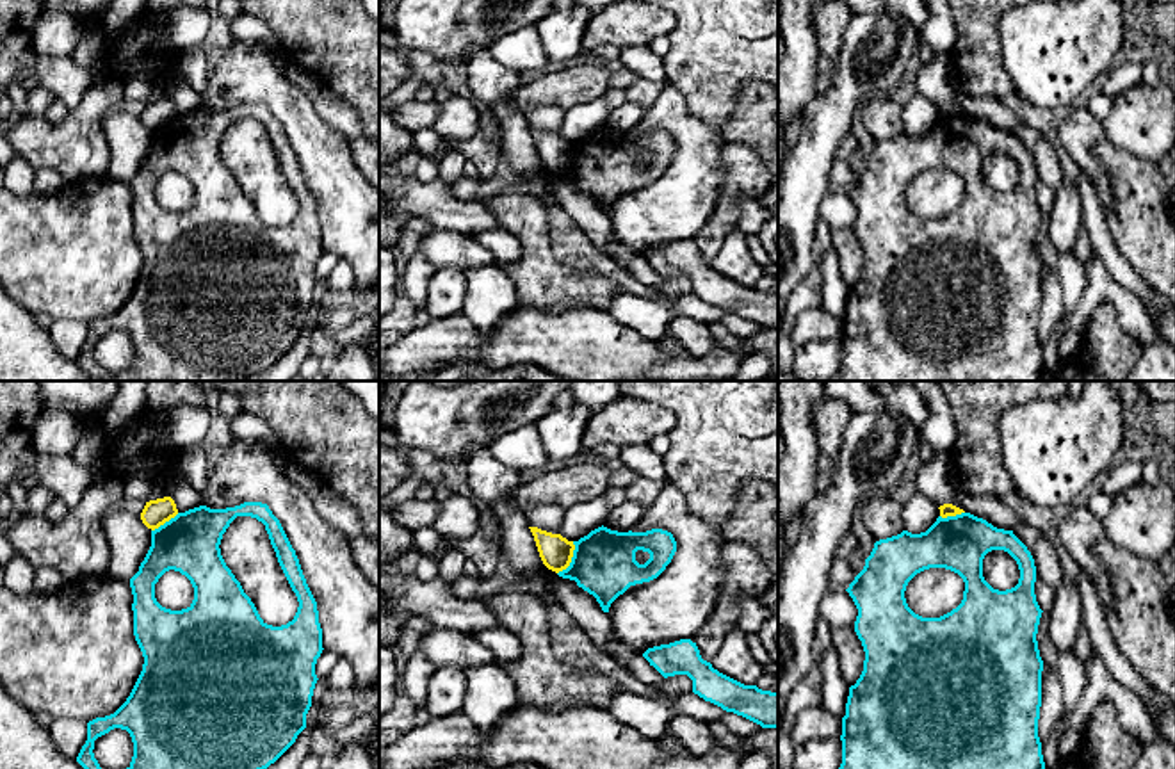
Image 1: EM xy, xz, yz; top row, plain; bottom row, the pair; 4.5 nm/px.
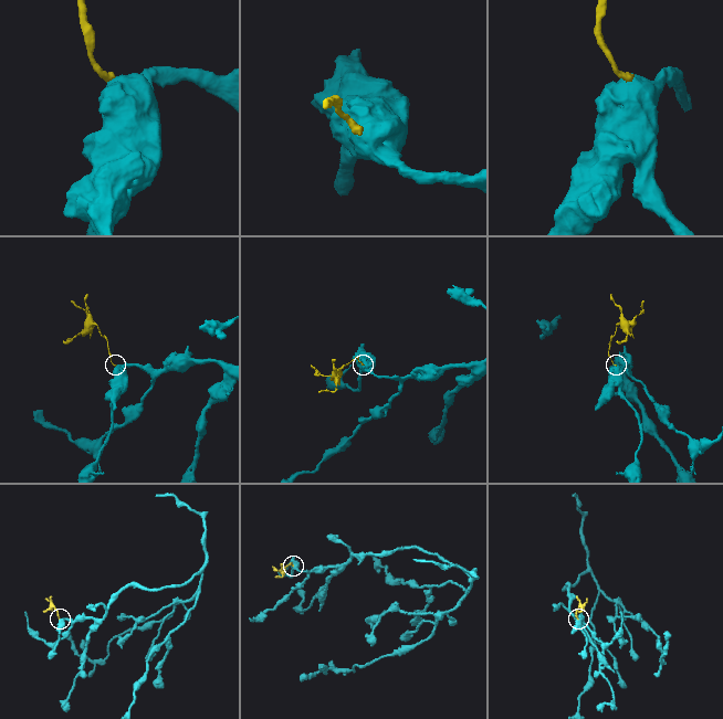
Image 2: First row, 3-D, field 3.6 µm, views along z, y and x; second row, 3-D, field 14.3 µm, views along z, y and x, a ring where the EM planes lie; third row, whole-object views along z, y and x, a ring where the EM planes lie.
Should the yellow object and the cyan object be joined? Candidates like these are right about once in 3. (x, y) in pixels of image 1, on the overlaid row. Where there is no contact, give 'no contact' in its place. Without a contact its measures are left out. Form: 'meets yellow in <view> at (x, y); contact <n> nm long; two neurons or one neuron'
meets yellow in xz at (570, 559); contact 170 nm long; two neurons

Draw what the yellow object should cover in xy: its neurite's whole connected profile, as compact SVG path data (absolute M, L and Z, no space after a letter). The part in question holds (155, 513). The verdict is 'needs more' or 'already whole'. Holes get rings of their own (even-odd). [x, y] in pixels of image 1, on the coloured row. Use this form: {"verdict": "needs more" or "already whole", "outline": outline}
{"verdict": "already whole", "outline": "M164 497L164 498L146 502L141 513L141 520L148 529L155 530L166 522L169 522L171 518L174 518L176 514L178 509L174 500L171 497Z"}

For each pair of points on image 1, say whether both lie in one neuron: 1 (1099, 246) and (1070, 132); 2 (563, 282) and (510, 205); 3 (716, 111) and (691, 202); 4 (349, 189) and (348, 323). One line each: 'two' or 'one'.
1: two
2: one
3: two
4: two

